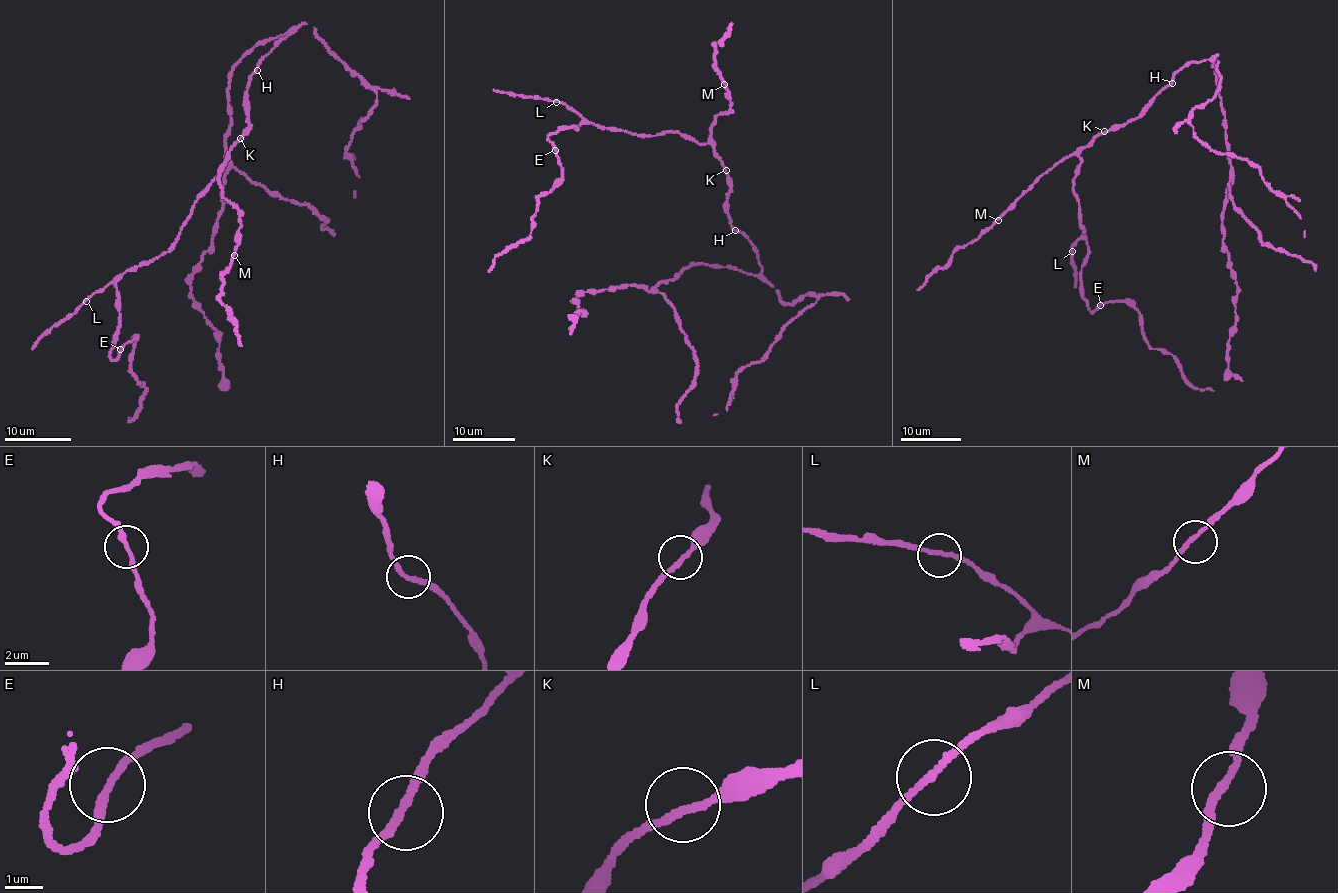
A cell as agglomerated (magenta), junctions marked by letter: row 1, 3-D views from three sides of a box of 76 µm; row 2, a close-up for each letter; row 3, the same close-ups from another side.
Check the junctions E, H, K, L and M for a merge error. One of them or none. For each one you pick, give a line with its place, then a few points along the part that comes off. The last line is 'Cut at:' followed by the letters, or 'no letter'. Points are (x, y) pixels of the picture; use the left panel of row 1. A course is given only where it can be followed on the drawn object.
Cut at: no letter

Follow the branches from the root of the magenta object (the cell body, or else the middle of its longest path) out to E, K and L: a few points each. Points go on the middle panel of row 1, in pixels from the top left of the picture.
E: (725, 205), (730, 181), (713, 145), (699, 144), (678, 132), (638, 136), (581, 124), (548, 135), (554, 150)
K: (725, 205), (730, 189), (726, 170)
L: (725, 205), (730, 189), (730, 178), (711, 144), (699, 144), (675, 131), (638, 136), (599, 127), (556, 102)

